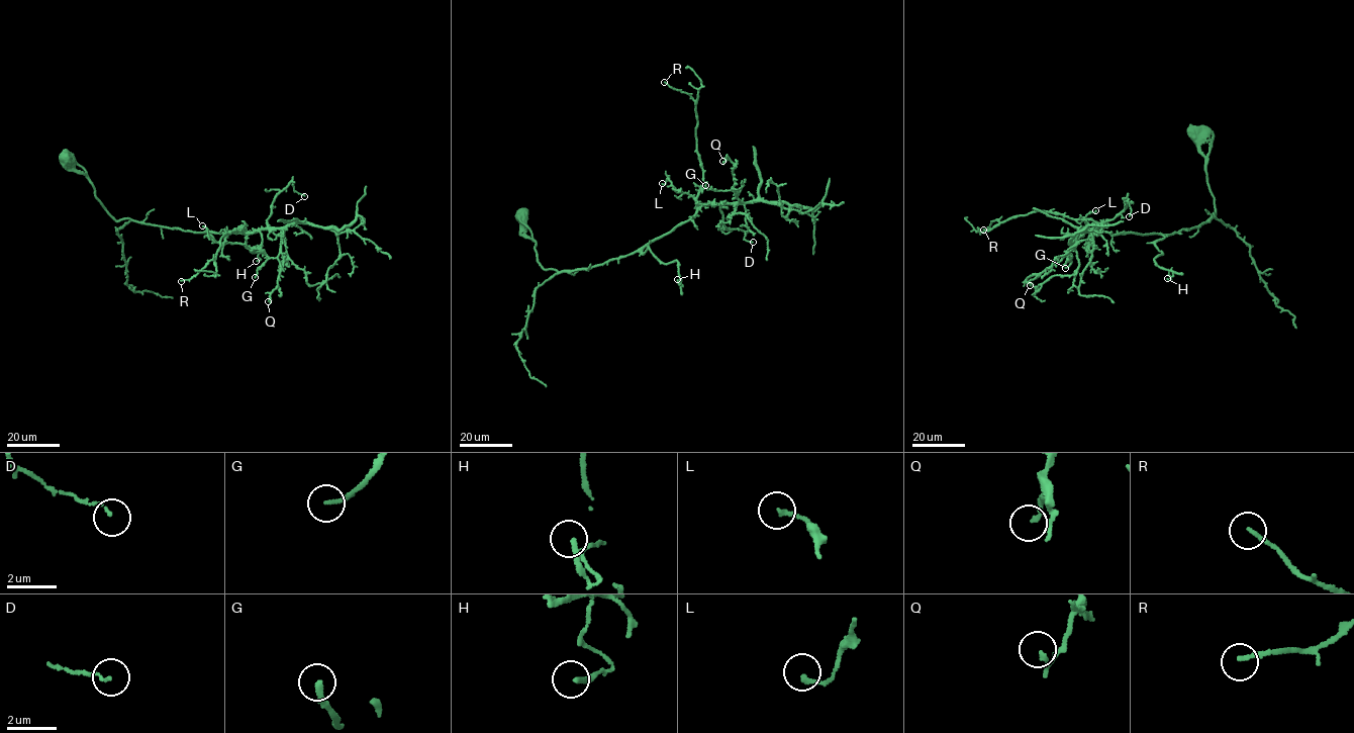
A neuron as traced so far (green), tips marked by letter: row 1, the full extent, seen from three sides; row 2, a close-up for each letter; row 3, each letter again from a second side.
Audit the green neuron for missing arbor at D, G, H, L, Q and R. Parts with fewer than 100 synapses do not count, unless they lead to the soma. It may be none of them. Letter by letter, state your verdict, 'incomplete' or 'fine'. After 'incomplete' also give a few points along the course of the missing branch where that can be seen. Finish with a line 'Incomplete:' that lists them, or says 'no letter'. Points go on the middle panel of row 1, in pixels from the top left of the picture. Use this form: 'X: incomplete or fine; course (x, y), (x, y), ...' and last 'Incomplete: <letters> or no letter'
D: fine
G: fine
H: fine
L: fine
Q: fine
R: fine
Incomplete: no letter

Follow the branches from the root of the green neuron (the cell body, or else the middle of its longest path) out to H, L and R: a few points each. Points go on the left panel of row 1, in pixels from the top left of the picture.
H: (66, 159), (84, 174), (94, 196), (117, 220), (207, 233), (217, 242), (257, 252), (256, 261)
L: (66, 159), (84, 174), (94, 196), (117, 220), (248, 233), (234, 228), (220, 244), (202, 225)
R: (66, 159), (84, 174), (94, 196), (117, 220), (246, 235), (243, 226), (221, 238), (214, 260), (181, 281)

